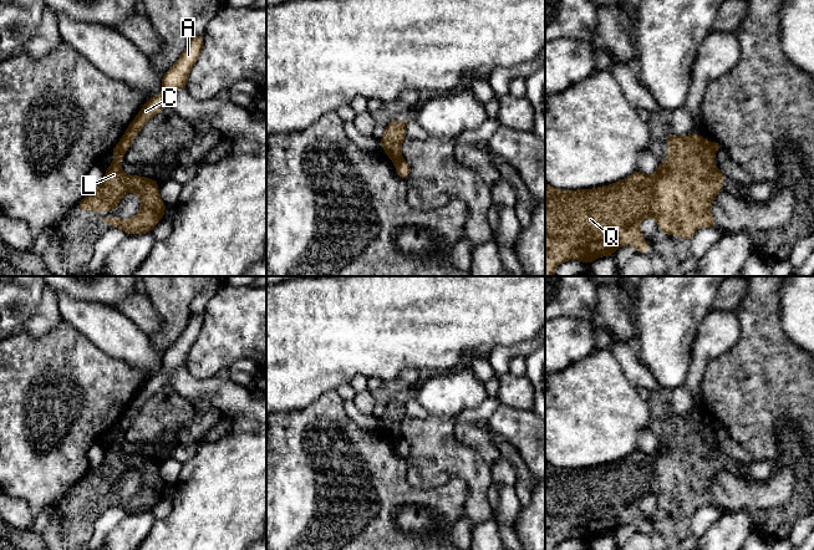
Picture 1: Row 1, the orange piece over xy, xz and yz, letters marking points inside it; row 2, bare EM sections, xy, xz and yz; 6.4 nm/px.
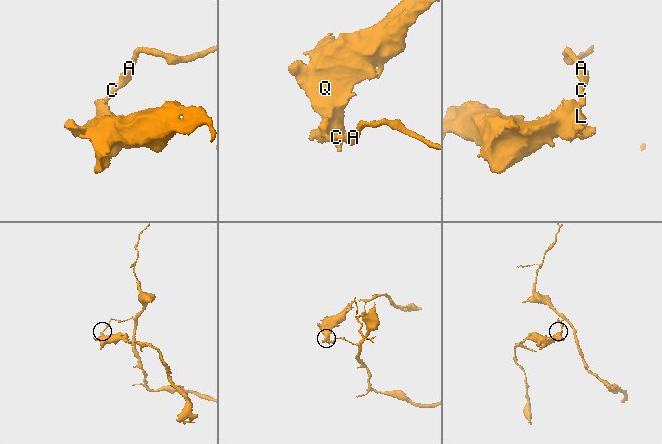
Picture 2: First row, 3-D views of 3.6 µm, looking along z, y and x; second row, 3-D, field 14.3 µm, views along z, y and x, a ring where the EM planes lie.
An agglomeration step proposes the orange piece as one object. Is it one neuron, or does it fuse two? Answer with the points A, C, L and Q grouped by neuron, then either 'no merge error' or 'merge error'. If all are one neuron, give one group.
A C / L Q | merge error

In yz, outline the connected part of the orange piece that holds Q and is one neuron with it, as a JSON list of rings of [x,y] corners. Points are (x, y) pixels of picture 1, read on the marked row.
[[[697,132],[686,137],[670,133],[665,142],[668,144],[668,157],[651,175],[636,170],[617,183],[581,190],[555,189],[545,183],[545,276],[554,276],[555,268],[564,261],[578,259],[589,265],[600,256],[614,255],[621,245],[631,245],[640,254],[647,253],[650,246],[640,231],[643,218],[655,218],[665,235],[688,240],[702,228],[717,229],[711,207],[726,177],[716,168],[713,148]]]

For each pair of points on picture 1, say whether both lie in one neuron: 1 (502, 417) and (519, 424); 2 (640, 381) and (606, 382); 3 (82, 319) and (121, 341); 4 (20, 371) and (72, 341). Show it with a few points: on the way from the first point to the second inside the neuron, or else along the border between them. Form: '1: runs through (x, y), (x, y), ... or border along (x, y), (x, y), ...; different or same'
1: runs through (505, 421), (515, 424); same
2: border along (615, 356), (624, 375), (637, 388); different
3: runs through (92, 320), (111, 331); same
4: runs through (32, 371), (41, 371), (60, 354); same

